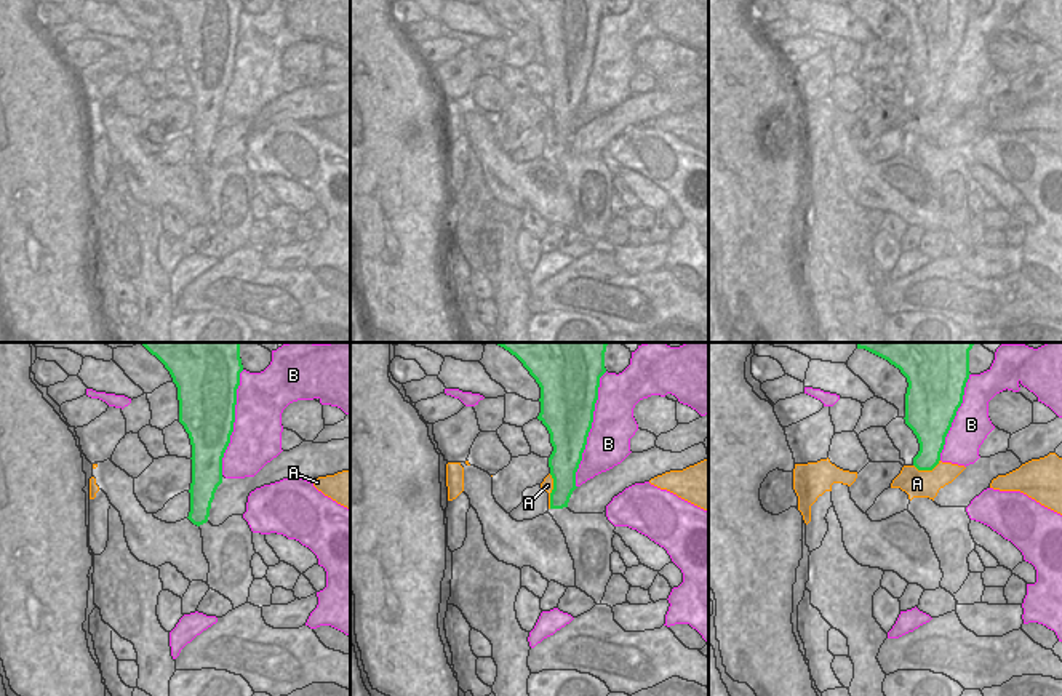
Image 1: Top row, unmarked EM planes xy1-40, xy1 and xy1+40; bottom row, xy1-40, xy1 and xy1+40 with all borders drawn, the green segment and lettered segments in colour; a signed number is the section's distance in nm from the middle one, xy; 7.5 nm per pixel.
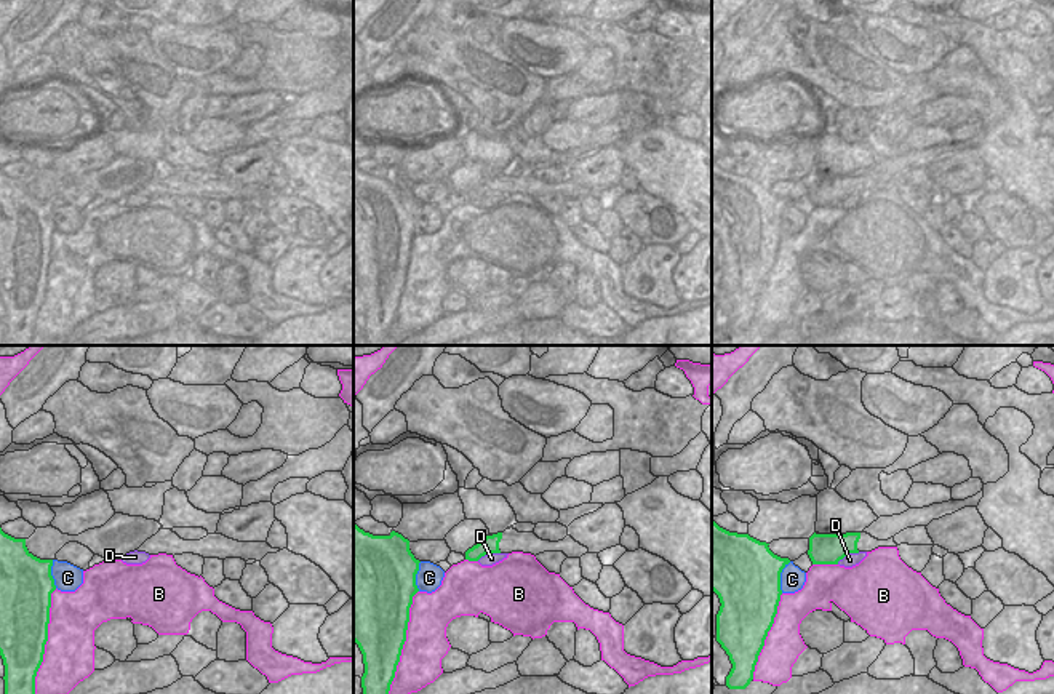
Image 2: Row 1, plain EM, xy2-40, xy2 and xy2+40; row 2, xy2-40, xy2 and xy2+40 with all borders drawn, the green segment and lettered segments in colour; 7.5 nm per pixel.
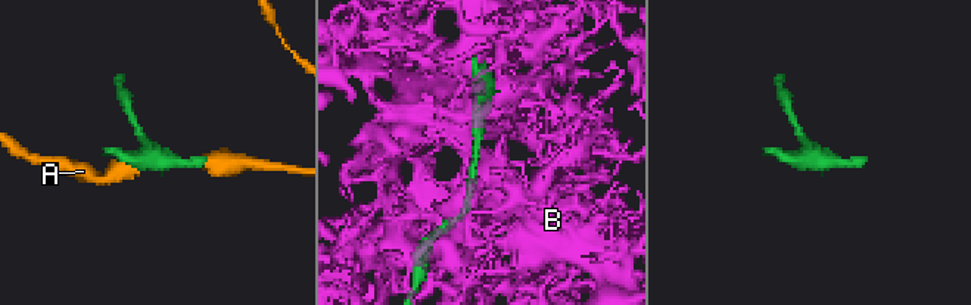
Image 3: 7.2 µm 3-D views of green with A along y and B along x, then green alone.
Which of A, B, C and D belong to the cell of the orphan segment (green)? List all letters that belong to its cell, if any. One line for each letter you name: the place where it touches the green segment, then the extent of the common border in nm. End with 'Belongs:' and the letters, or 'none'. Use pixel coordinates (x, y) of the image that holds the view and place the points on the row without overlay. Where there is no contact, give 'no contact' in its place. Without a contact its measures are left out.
Belongs: none

